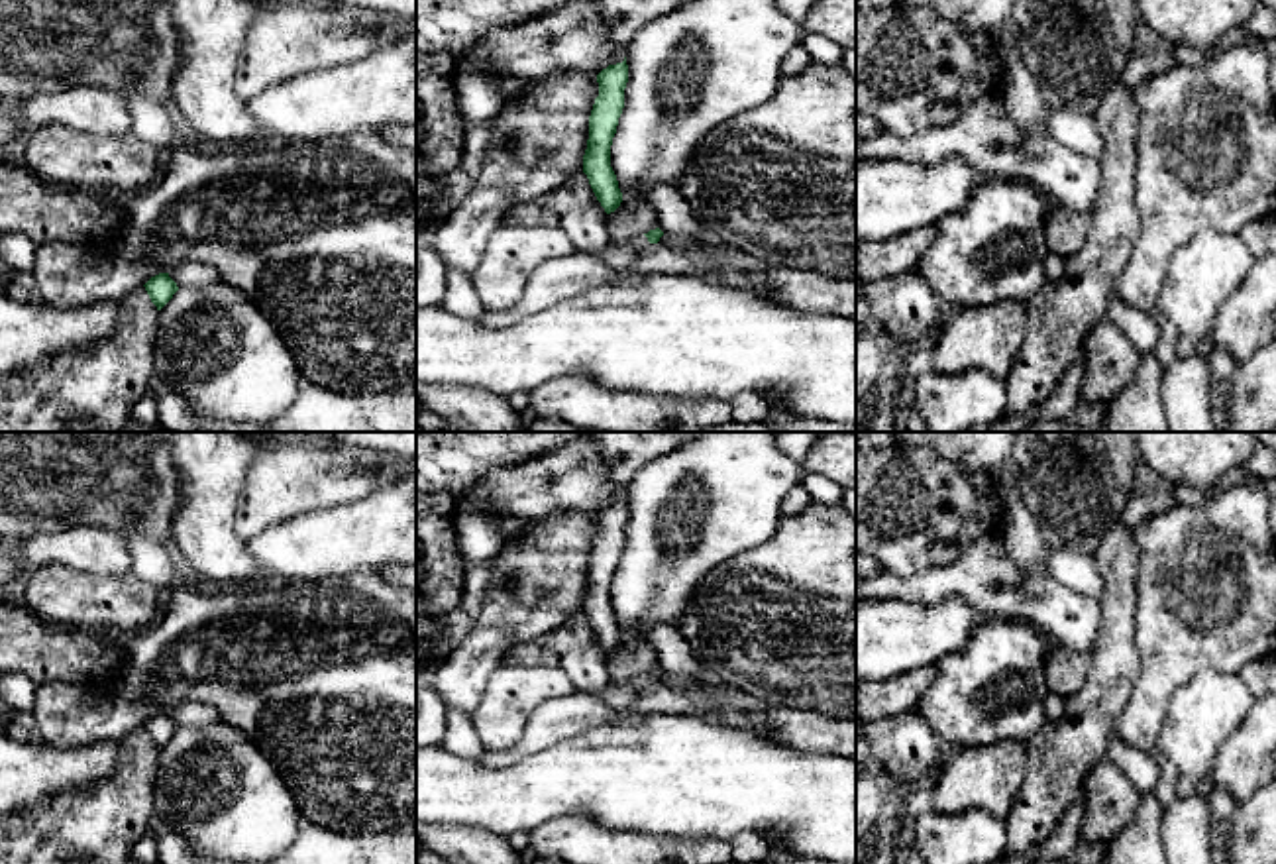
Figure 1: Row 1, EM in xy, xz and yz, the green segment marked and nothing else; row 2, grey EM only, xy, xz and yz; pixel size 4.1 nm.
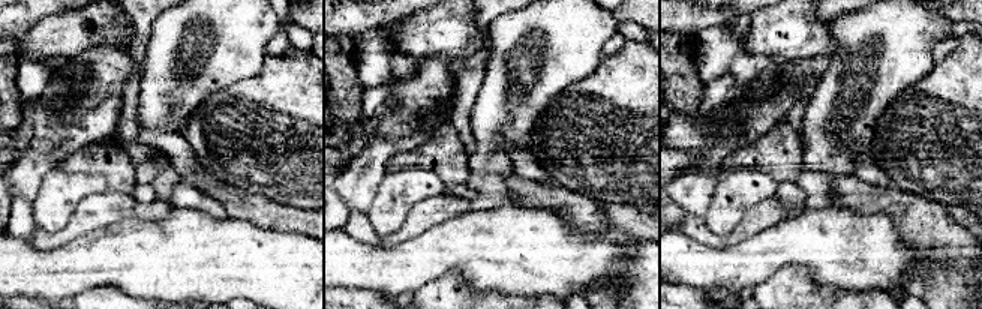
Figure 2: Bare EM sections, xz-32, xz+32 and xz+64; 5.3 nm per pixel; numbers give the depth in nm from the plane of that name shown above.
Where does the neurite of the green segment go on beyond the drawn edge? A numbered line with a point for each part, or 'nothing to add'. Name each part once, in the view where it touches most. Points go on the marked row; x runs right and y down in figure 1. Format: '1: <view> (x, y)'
1: xz (623, 18)

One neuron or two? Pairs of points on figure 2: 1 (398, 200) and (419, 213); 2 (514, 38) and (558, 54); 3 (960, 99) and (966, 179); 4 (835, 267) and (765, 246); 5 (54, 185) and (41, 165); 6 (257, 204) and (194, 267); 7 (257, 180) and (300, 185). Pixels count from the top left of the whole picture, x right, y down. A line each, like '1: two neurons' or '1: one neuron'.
1: two neurons
2: one neuron
3: one neuron
4: one neuron
5: two neurons
6: two neurons
7: one neuron

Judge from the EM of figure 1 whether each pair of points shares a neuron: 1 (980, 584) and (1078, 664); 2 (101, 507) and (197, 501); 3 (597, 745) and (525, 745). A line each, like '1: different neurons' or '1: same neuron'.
1: different neurons
2: different neurons
3: different neurons

